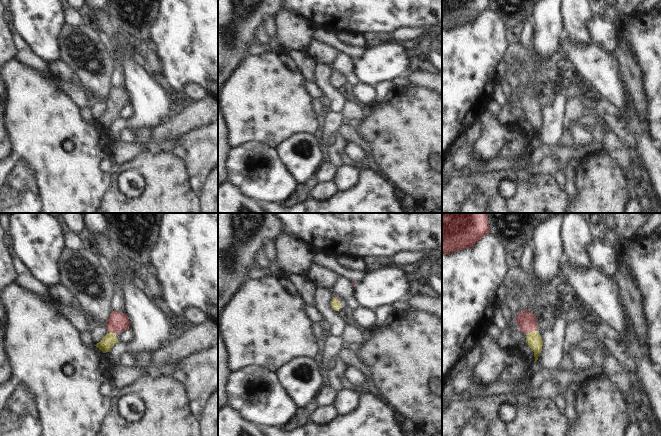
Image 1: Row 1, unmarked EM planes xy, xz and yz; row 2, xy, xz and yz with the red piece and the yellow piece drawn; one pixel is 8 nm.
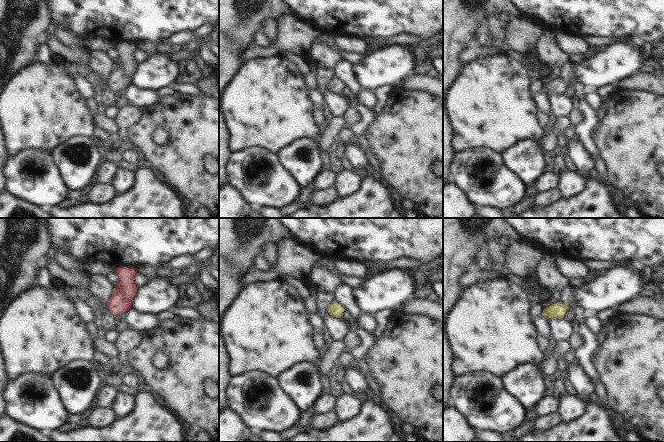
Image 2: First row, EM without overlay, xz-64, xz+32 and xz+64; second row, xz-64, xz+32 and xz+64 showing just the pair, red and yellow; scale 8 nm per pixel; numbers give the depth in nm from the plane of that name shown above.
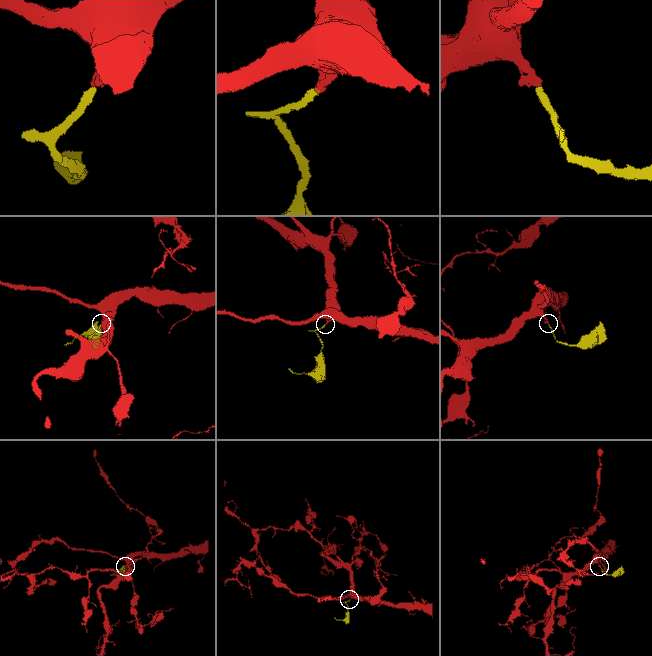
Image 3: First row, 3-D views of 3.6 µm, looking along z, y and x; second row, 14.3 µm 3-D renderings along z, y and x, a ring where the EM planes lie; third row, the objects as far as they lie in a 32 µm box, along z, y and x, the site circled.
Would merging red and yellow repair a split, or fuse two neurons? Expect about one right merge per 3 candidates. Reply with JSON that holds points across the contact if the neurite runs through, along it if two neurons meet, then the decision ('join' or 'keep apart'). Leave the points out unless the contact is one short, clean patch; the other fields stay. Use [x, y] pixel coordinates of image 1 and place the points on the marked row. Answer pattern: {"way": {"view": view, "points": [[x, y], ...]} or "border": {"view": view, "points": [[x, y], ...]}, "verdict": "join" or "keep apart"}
{"way": {"view": "yz", "points": [[526, 320], [531, 331], [534, 340]]}, "verdict": "join"}

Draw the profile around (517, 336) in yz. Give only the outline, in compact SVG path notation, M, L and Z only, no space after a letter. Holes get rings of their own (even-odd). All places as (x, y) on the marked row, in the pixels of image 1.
M516 329L511 334L511 337L512 337L513 341L515 342L515 344L517 344L519 342L521 345L523 345L526 343L527 334L523 333L520 329Z

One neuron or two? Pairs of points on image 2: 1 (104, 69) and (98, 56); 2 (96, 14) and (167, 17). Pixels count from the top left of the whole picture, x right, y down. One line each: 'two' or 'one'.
1: one
2: one

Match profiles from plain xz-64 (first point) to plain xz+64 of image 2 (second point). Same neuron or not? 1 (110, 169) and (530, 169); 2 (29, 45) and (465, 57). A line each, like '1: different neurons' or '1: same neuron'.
1: different neurons
2: different neurons

